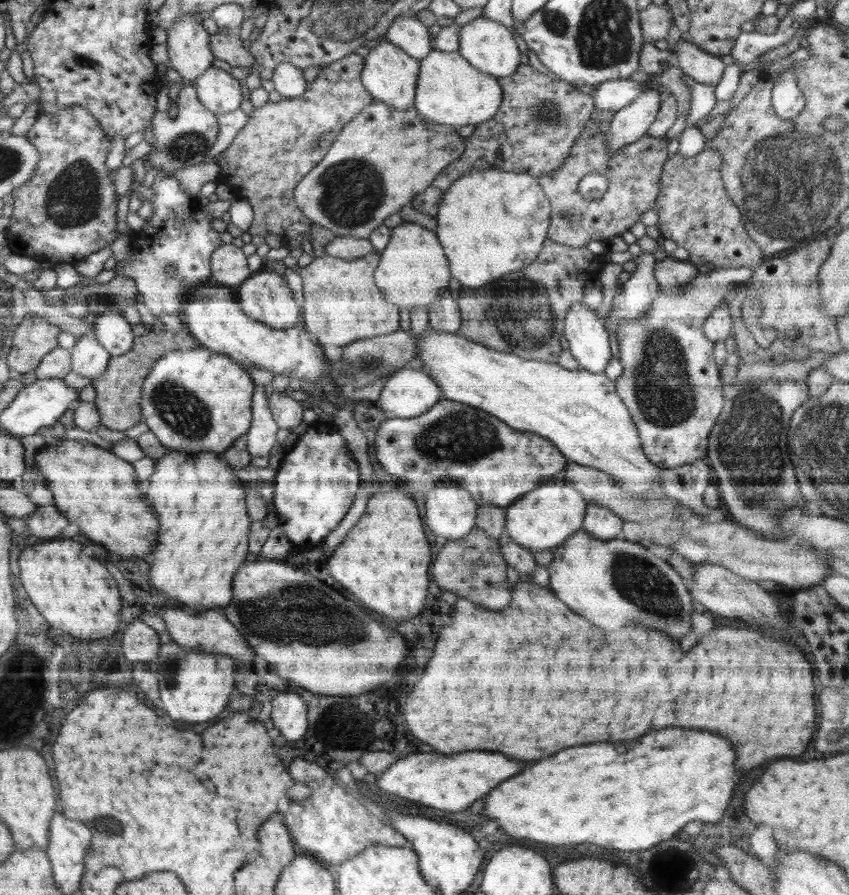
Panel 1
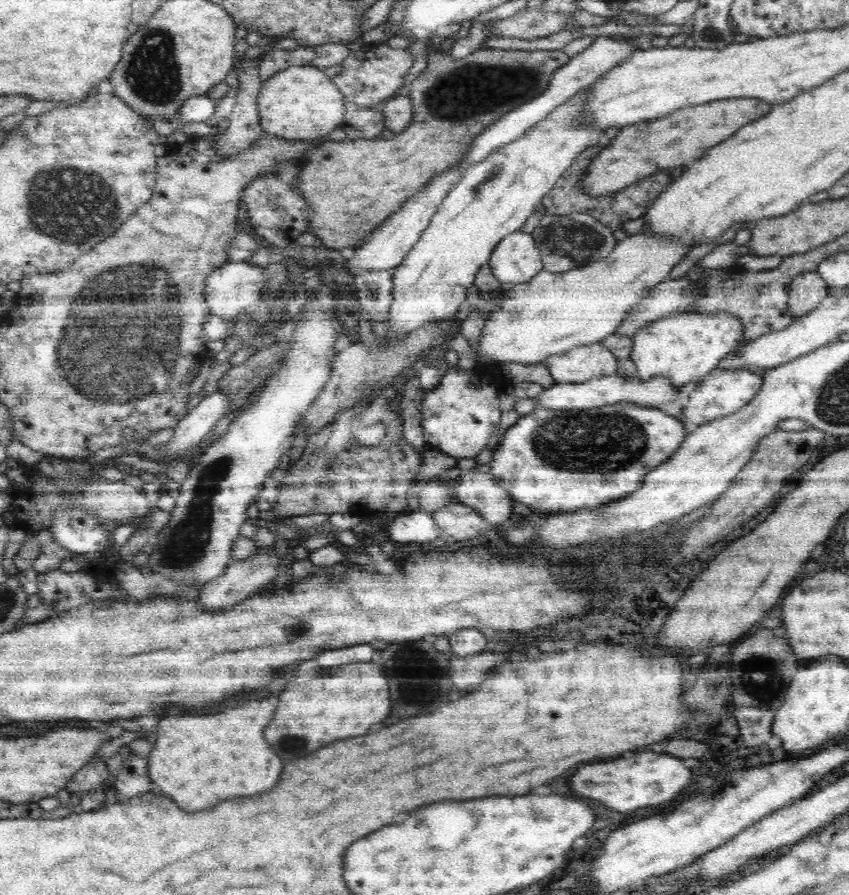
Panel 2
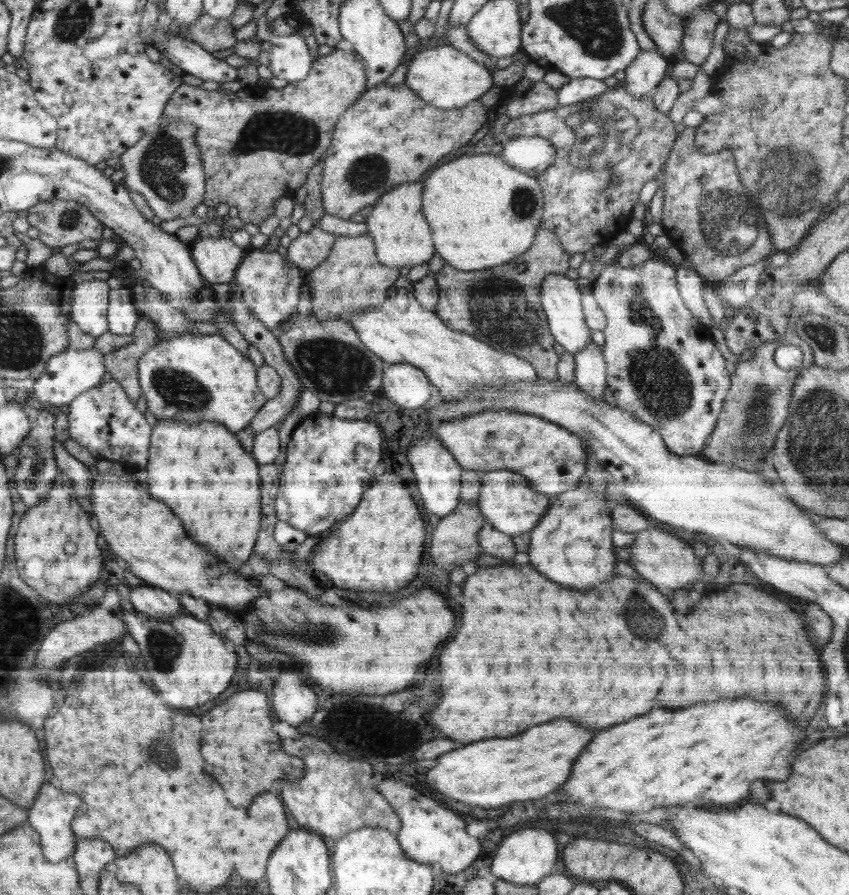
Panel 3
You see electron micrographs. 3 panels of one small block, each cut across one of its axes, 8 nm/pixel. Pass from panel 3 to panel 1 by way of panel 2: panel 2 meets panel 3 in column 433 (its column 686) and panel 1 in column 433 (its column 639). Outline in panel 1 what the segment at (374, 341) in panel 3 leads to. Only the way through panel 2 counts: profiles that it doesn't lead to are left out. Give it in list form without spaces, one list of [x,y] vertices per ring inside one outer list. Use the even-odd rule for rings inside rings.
[[[430,326],[417,338],[419,342],[416,342],[416,357],[420,357],[424,368],[436,381],[446,400],[478,406],[516,430],[547,438],[568,461],[607,472],[624,492],[630,492],[640,498],[646,498],[646,494],[652,496],[654,492],[660,492],[664,496],[662,492],[665,490],[660,479],[663,468],[652,463],[642,451],[642,441],[634,419],[616,393],[614,381],[606,377],[605,373],[594,374],[582,368],[568,370],[557,362],[523,359],[514,353],[503,353],[468,341],[456,333],[435,332]]]

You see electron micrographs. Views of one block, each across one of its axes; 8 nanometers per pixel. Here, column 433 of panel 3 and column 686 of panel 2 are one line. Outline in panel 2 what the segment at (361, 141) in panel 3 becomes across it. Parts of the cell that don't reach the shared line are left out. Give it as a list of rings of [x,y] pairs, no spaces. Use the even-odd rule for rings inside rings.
[[[726,98],[685,106],[659,119],[626,125],[613,139],[604,142],[604,148],[589,162],[581,178],[581,189],[590,196],[608,196],[648,178],[656,170],[692,164],[742,126],[766,116],[771,108],[769,102],[759,98]]]

